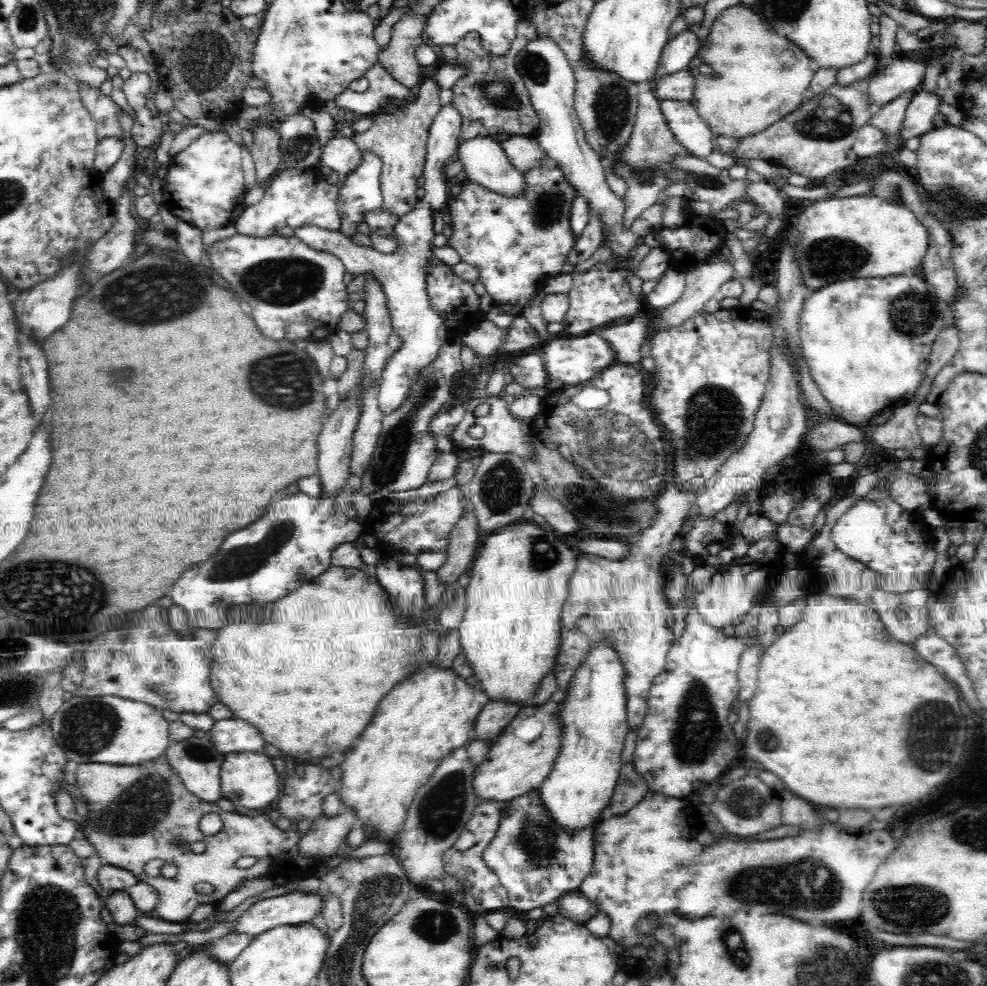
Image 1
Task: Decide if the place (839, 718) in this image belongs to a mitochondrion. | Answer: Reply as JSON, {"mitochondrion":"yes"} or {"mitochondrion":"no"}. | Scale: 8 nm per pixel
{"mitochondrion":"no"}

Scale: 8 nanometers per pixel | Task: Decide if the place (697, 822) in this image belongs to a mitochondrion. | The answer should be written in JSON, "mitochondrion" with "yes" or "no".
{"mitochondrion":"no"}

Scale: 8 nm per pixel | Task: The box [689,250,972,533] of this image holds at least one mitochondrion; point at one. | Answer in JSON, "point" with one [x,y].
{"point":[910,315]}

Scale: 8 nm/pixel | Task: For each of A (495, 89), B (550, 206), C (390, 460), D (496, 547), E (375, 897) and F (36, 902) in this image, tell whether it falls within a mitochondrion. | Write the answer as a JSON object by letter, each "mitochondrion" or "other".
{"A":"mitochondrion","B":"mitochondrion","C":"mitochondrion","D":"other","E":"mitochondrion","F":"mitochondrion"}

